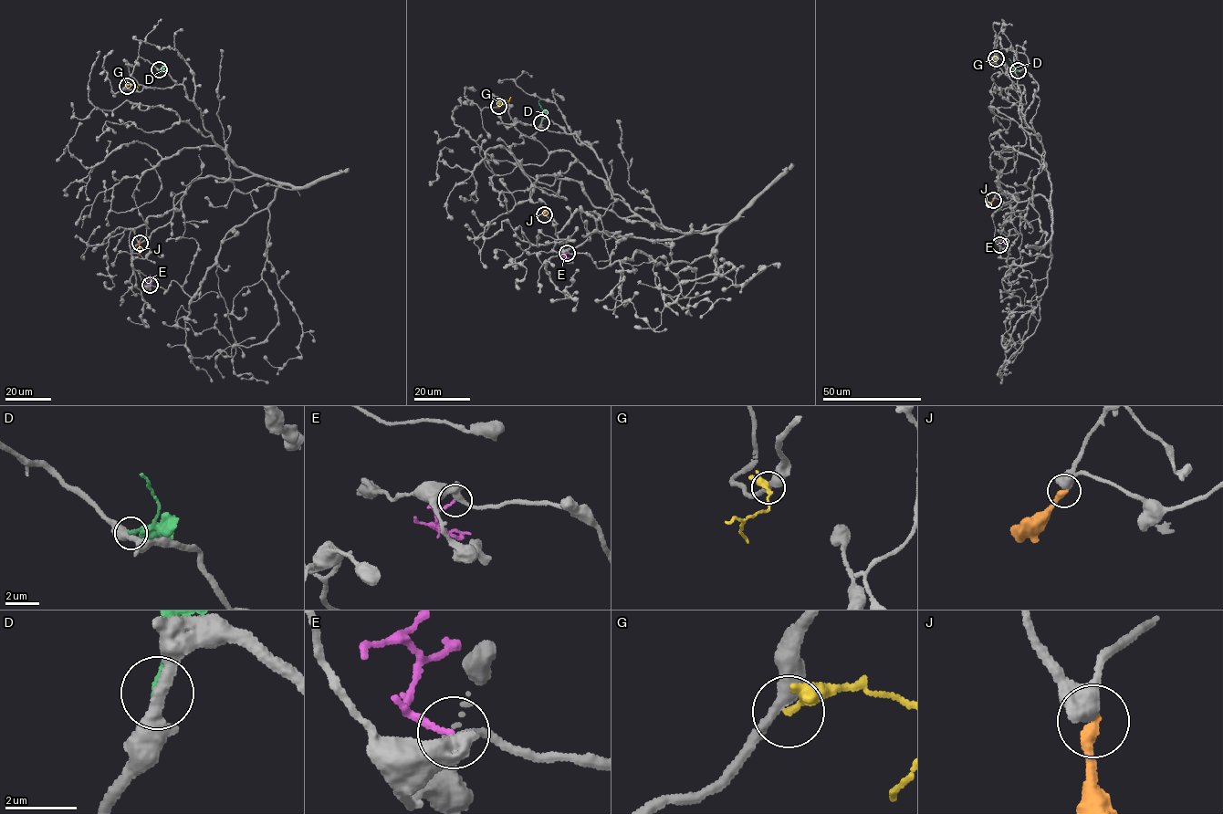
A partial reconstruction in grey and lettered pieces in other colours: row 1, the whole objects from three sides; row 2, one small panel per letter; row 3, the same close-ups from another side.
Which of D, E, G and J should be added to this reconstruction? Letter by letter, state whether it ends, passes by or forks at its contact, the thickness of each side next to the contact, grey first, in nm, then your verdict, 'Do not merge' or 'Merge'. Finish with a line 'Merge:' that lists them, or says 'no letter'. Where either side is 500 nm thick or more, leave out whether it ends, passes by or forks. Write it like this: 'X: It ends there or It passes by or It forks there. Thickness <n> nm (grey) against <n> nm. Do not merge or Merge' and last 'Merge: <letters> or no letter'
D: It ends there. Thickness 360 nm (grey) against 180 nm. Do not merge
E: It ends there. Thickness 400 nm (grey) against 150 nm. Do not merge
G: It ends there. Thickness 400 nm (grey) against 200 nm. Do not merge
J: It ends there. Thickness 440 nm (grey) against 360 nm. Do not merge
Merge: no letter

